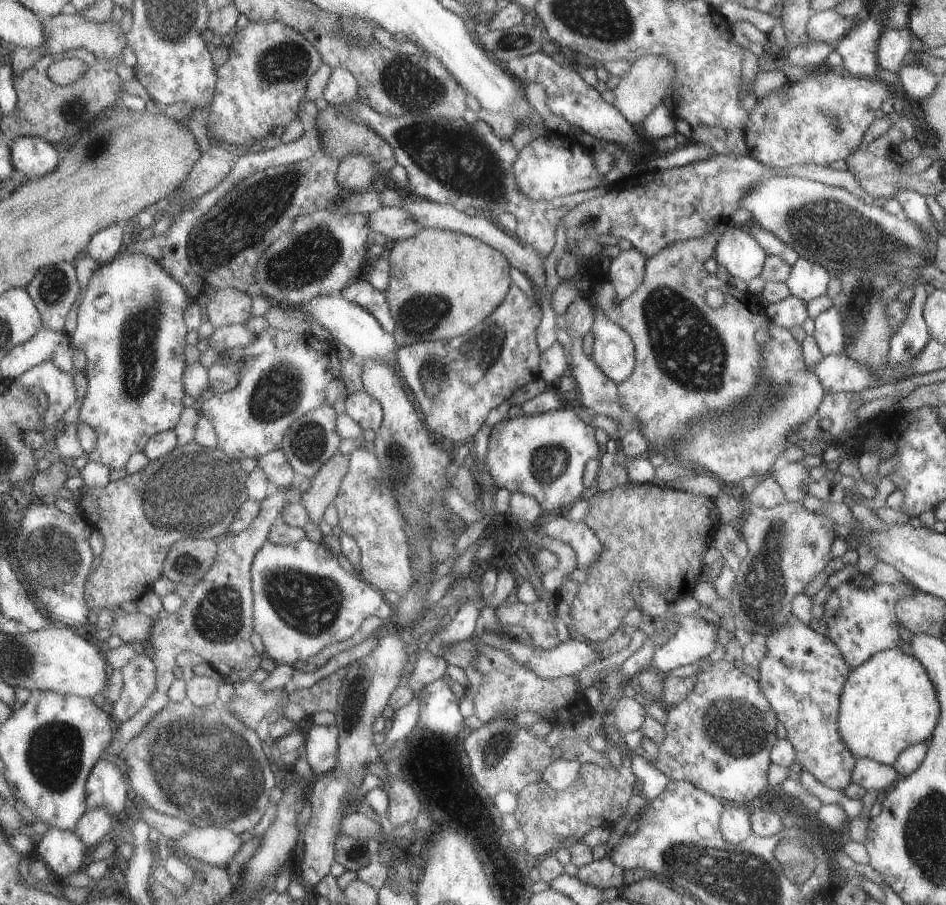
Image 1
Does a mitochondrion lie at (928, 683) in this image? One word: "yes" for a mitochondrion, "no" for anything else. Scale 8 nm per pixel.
no

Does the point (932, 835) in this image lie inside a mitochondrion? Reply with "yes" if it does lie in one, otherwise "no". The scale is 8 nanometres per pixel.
yes

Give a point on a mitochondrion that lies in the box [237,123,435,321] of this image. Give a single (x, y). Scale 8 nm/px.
(311, 255)

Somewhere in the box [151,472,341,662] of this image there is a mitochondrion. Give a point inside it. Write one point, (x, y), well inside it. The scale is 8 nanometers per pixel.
(218, 618)

